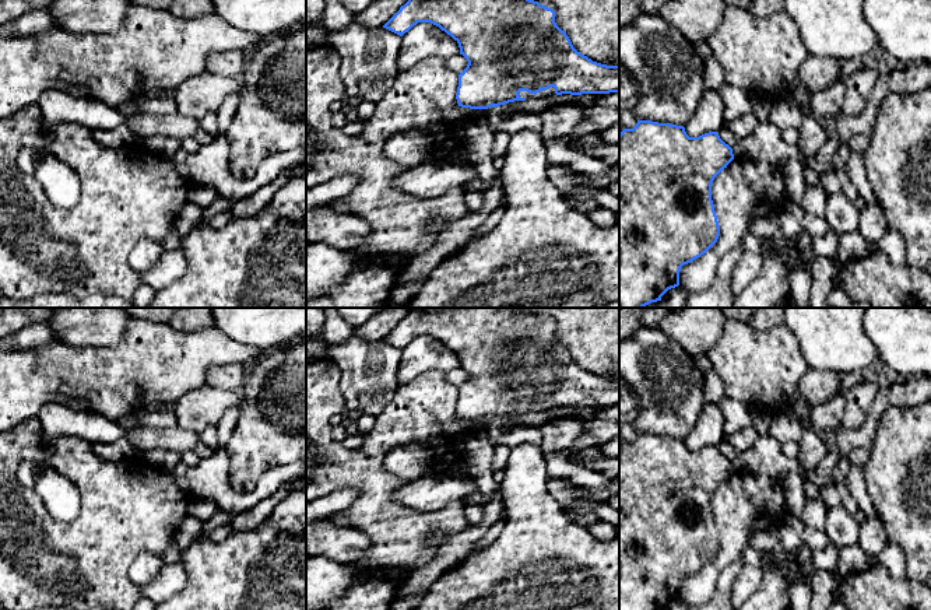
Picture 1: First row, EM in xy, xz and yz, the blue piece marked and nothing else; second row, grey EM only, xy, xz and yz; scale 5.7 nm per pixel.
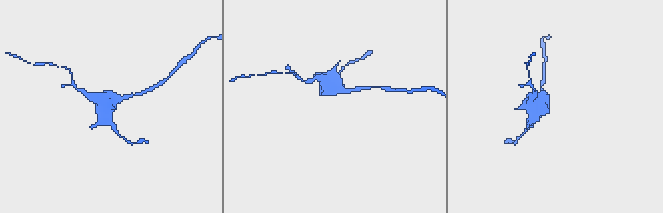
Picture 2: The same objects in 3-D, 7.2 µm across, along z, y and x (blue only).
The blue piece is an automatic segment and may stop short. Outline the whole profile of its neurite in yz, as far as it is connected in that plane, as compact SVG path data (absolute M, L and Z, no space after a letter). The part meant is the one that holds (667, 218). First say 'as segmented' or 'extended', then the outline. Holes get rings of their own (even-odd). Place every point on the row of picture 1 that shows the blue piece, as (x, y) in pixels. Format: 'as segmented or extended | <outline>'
as segmented | M637 120L633 129L623 129L619 133L619 308L644 308L661 301L668 290L679 285L681 267L705 255L717 242L720 227L712 200L712 183L732 159L732 148L720 139L717 132L689 137L684 126Z

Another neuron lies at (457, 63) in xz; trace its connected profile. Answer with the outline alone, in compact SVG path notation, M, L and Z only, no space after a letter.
M454 55L443 60L446 67L453 73L463 73L468 62L463 55Z

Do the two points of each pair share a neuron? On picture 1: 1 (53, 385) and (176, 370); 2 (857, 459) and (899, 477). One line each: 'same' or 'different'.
1: same
2: different

